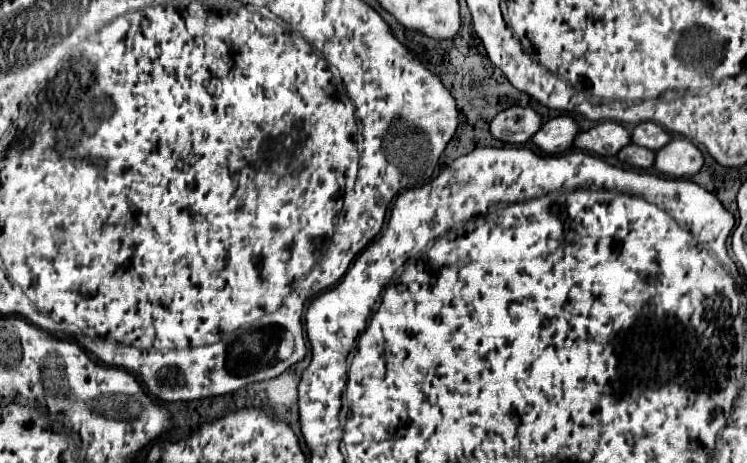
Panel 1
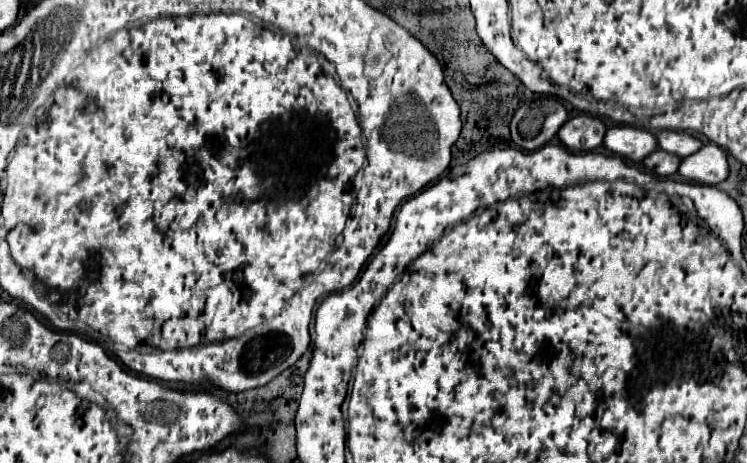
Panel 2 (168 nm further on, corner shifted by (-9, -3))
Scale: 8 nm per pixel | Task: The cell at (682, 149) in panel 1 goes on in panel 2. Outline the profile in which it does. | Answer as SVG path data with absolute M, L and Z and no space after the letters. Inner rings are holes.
M704 143L700 151L692 153L690 157L684 157L678 167L678 175L682 175L688 181L704 183L704 185L718 185L728 177L728 161L726 153L714 145Z

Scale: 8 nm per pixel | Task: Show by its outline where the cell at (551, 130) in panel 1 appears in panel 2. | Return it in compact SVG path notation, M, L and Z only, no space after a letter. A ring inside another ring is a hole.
M578 115L568 119L560 131L558 139L570 149L570 151L592 151L598 145L602 145L606 127L598 117L592 115Z

